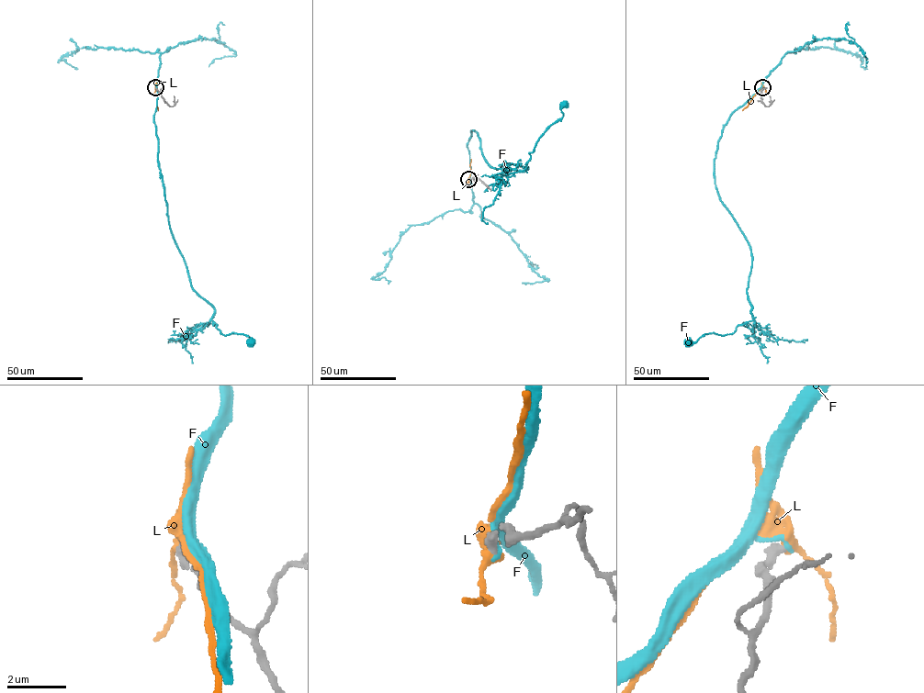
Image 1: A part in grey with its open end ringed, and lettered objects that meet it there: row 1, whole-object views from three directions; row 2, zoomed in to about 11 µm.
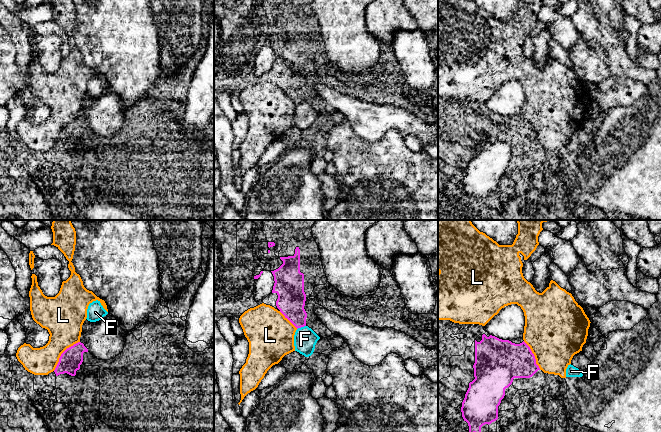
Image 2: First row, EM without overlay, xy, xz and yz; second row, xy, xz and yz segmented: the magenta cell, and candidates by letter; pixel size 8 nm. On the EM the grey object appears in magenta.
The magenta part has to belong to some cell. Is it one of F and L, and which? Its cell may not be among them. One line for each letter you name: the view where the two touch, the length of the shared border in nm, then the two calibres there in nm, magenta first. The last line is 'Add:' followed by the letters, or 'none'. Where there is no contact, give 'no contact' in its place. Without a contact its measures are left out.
Add: none

